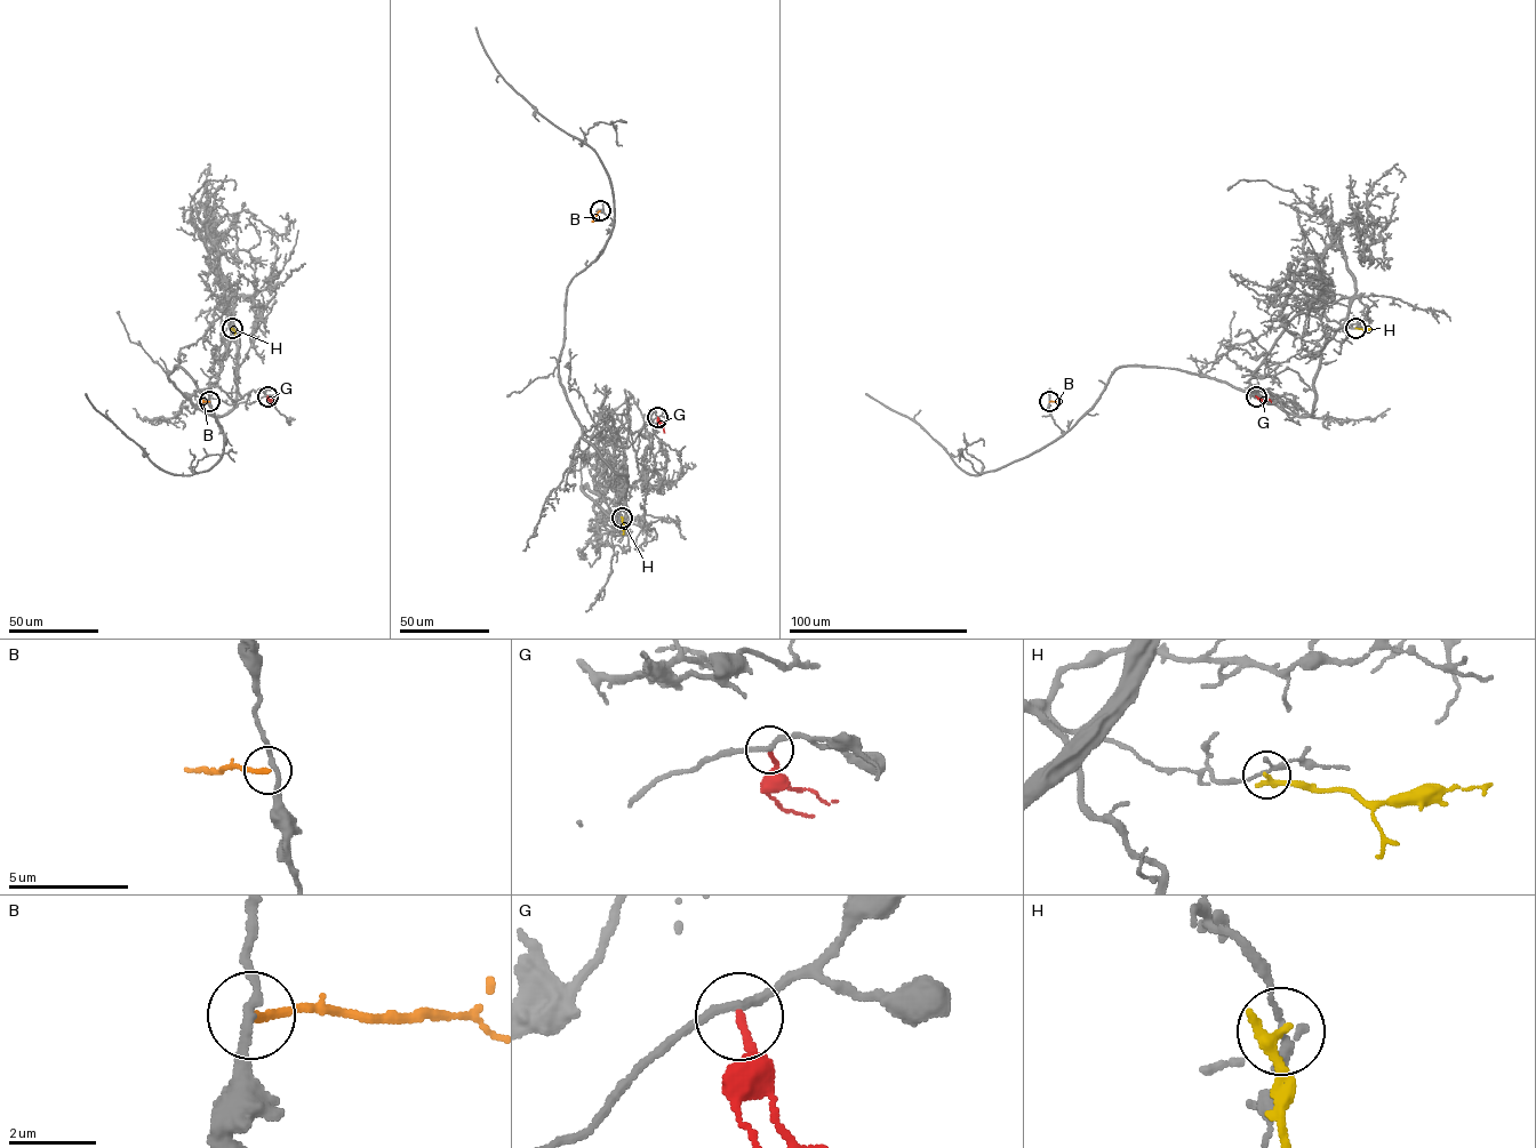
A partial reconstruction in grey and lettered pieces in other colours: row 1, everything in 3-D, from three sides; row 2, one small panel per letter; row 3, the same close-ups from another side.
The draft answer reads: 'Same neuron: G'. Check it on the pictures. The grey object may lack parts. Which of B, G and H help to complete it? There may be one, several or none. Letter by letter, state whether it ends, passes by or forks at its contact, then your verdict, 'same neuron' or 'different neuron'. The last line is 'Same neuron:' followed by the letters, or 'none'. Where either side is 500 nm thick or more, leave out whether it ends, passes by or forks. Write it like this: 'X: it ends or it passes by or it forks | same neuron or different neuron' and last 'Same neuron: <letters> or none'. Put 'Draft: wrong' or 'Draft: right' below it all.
B: it ends | different neuron
G: it ends | different neuron
H: it ends | different neuron
Same neuron: none
Draft: wrong

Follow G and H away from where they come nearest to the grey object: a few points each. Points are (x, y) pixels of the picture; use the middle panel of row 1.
G: (657, 417), (665, 433)
H: (622, 518), (623, 534)

